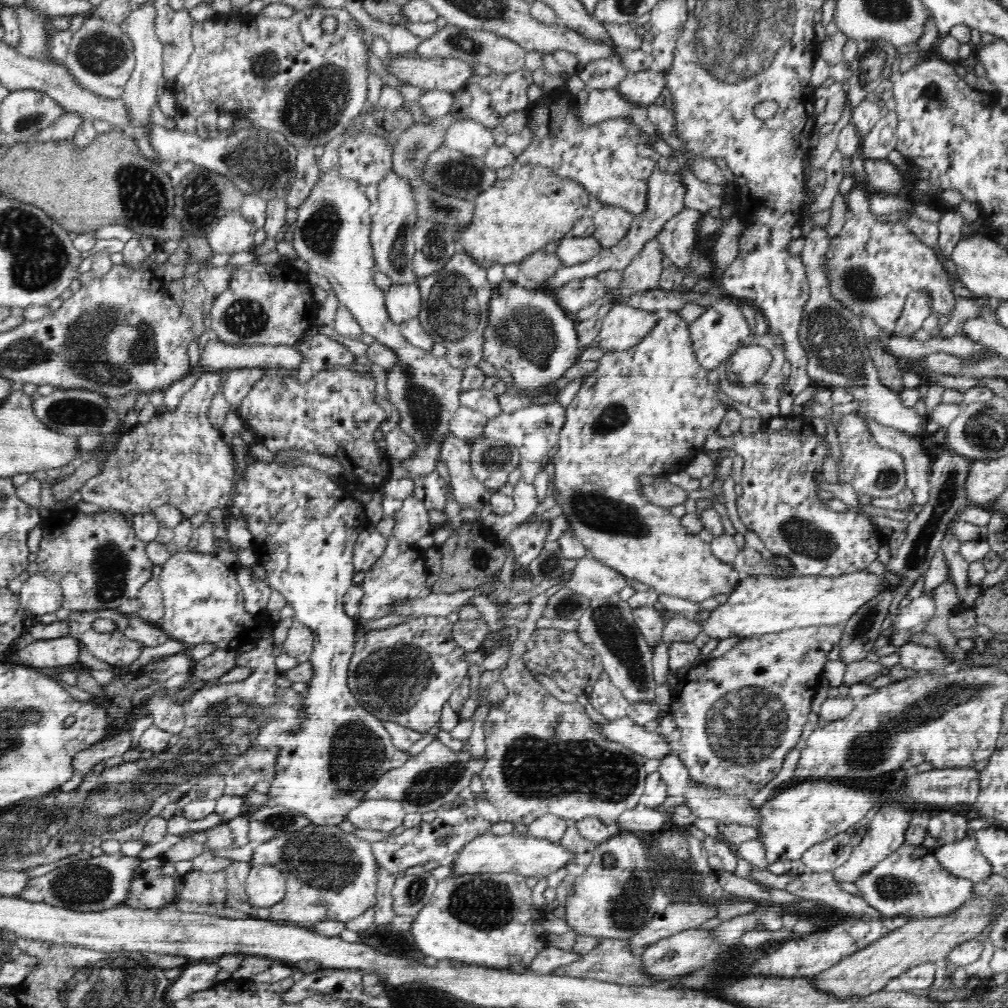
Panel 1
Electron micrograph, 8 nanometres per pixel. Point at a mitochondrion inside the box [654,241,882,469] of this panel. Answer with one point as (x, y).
(831, 337)

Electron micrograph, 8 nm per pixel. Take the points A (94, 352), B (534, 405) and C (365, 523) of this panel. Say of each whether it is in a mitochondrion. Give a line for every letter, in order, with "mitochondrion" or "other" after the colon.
A: mitochondrion
B: other
C: other

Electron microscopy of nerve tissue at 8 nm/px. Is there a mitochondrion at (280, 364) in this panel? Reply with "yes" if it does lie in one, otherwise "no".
no

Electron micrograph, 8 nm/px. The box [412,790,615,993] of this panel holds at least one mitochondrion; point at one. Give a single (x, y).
(480, 903)

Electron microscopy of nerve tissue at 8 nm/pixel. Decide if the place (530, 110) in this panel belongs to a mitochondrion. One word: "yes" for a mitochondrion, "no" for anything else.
no

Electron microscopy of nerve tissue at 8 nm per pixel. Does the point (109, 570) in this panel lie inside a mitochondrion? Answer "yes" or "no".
yes

